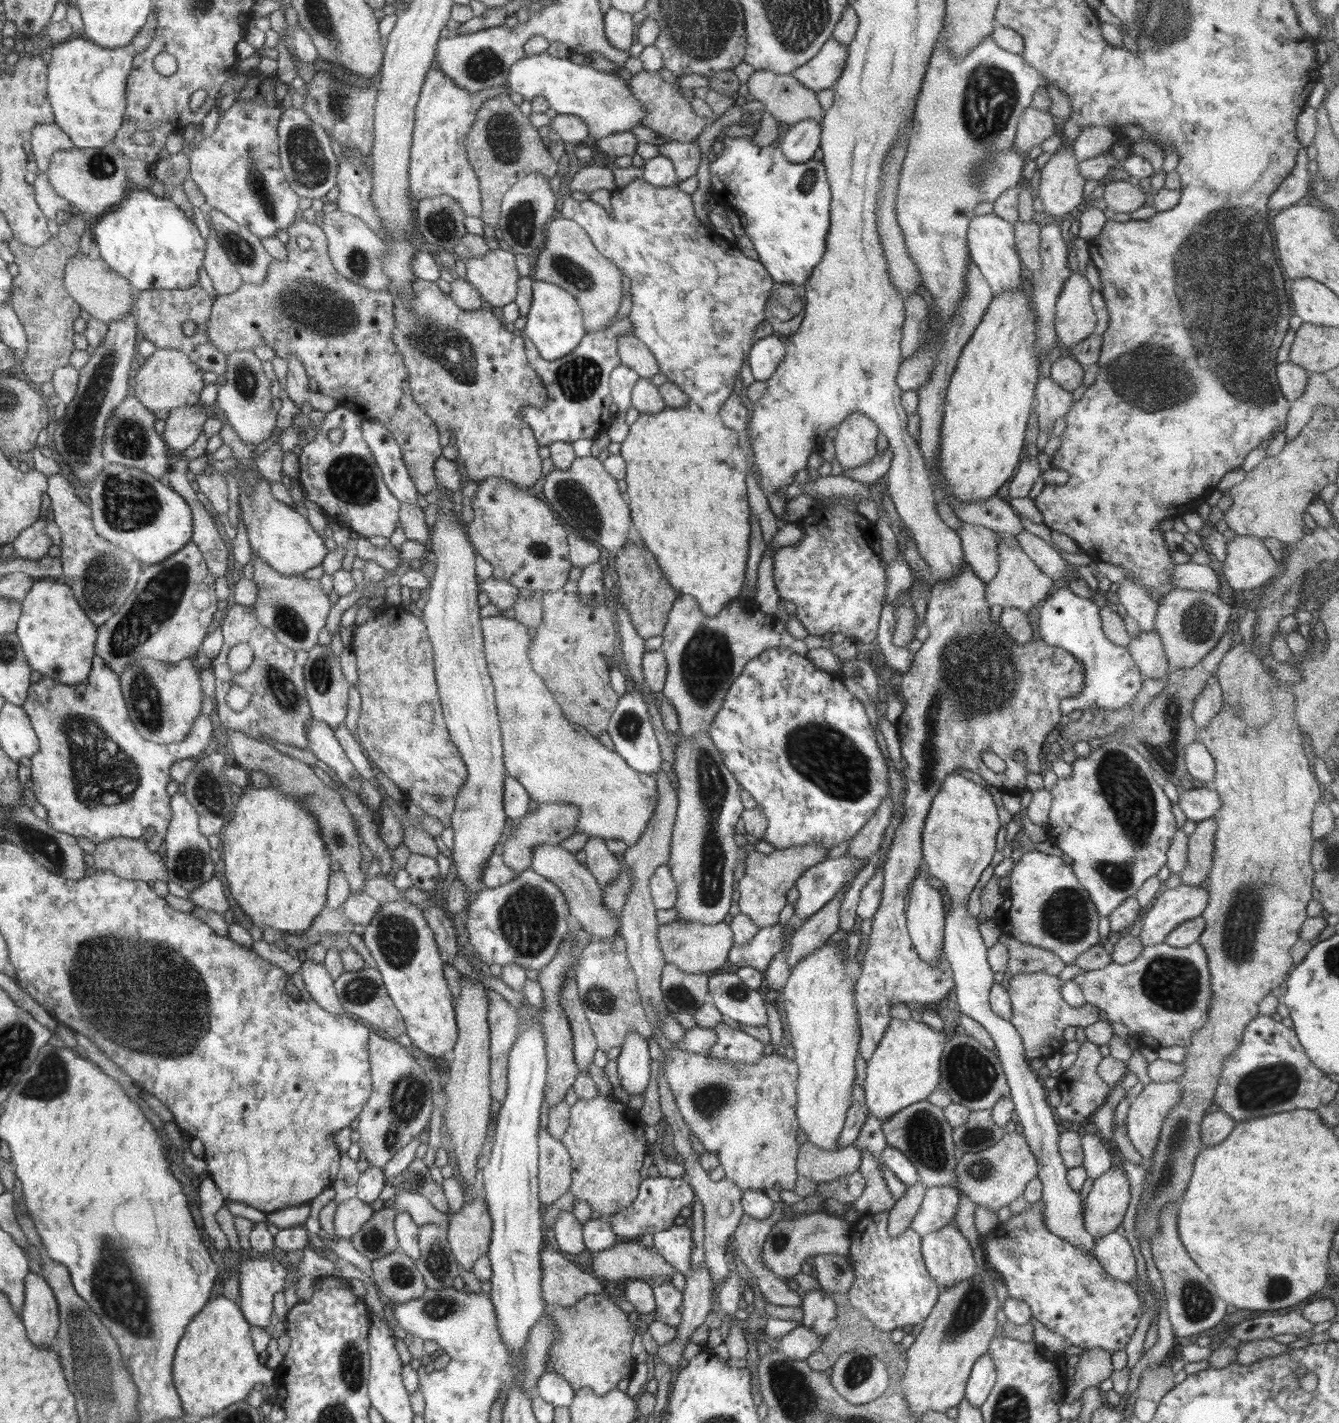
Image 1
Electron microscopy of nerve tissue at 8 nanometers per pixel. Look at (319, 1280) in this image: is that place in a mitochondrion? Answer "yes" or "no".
no

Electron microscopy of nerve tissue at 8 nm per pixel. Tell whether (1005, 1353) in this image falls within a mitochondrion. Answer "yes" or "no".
no

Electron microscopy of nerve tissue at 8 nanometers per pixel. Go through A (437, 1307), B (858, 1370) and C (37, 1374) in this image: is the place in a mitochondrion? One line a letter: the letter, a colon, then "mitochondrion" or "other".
A: mitochondrion
B: mitochondrion
C: other

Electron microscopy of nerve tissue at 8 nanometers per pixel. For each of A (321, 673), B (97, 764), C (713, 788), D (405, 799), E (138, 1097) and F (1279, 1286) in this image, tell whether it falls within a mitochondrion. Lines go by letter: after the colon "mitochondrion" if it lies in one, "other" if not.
A: mitochondrion
B: mitochondrion
C: mitochondrion
D: other
E: other
F: mitochondrion

